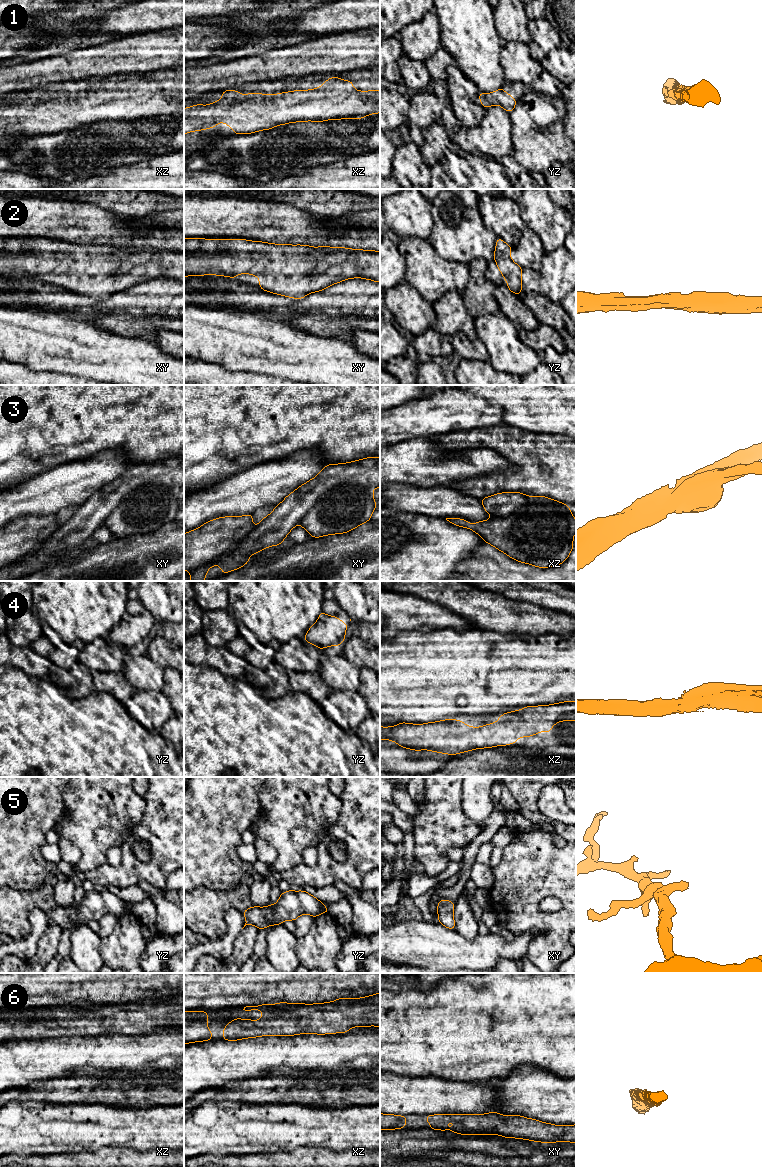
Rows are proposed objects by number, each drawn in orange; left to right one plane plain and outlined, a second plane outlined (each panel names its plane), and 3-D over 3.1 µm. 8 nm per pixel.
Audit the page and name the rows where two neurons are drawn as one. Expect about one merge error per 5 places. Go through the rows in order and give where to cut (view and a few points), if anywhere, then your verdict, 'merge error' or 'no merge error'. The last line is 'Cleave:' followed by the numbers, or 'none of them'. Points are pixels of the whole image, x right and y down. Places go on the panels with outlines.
1: no cut | no merge error
2: no cut | no merge error
3: xy (371, 489), (355, 484), (337, 485), (327, 490), (298, 523) | merge error
4: no cut | no merge error
5: no cut | no merge error
6: no cut | no merge error
Cleave: 3

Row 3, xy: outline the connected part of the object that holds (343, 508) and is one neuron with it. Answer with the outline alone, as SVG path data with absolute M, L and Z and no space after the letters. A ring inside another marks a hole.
M356 484L340 485L322 495L299 525L312 538L343 534L370 521L376 508L371 489Z

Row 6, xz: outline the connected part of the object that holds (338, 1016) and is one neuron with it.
M380 992L362 998L338 998L326 1003L286 1003L246 1006L245 1011L263 1011L257 1021L236 1017L223 1028L222 1040L236 1041L260 1036L293 1036L305 1033L335 1034L348 1033L352 1027L380 1027Z

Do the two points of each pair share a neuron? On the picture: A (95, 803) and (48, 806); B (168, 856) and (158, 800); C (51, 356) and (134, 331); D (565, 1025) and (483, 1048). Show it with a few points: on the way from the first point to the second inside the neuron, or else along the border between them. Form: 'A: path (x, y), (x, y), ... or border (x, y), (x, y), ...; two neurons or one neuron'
A: border (66, 787), (63, 793), (64, 806); two neurons
B: path (168, 842), (168, 814); one neuron
C: border (97, 326), (115, 334), (140, 337), (142, 339); two neurons
D: path (545, 1025), (506, 1025), (503, 1028); one neuron

